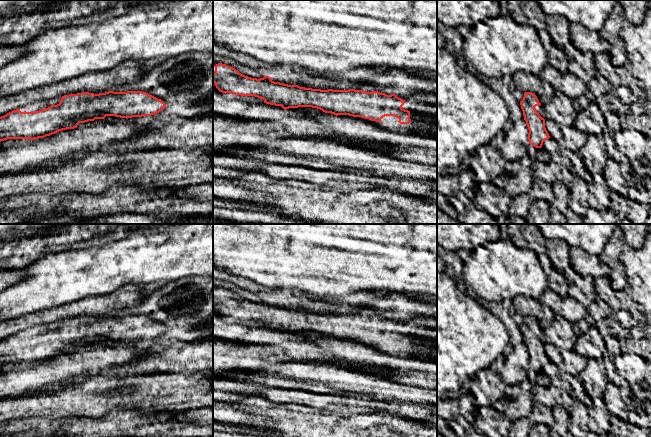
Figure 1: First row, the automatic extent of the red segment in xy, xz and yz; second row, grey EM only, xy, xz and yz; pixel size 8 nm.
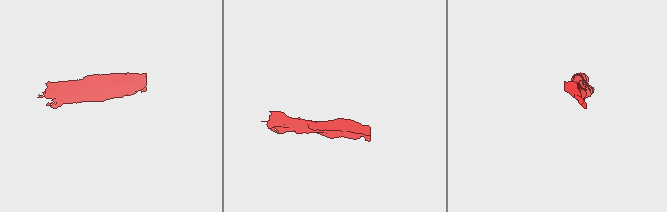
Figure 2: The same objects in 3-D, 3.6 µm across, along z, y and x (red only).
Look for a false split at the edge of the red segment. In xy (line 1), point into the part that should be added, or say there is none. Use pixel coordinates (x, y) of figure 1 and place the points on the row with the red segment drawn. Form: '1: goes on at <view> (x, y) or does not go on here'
1: goes on at xy (38, 105)

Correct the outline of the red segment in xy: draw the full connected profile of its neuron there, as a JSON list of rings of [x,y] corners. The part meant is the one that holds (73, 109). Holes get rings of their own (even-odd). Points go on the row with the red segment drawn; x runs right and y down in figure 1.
[[[82,92],[60,96],[49,101],[36,101],[0,117],[0,142],[7,139],[38,139],[62,130],[74,129],[79,123],[104,119],[106,116],[132,118],[151,116],[166,108],[165,103],[146,92]]]

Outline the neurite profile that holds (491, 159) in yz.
[[[491,143],[478,147],[476,154],[481,166],[490,178],[498,177],[504,171],[507,161],[502,156],[500,150]]]

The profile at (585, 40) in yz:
[[[569,23],[569,31],[573,45],[582,53],[591,52],[595,55],[612,52],[612,47],[607,40],[579,23]]]

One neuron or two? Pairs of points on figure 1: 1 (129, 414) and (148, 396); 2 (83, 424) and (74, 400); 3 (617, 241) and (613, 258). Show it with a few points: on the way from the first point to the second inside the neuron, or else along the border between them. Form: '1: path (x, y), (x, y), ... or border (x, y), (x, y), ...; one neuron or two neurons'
1: border (112, 409), (137, 408), (158, 411); two neurons
2: border (77, 416), (104, 417); two neurons
3: path (615, 245), (613, 254); one neuron

